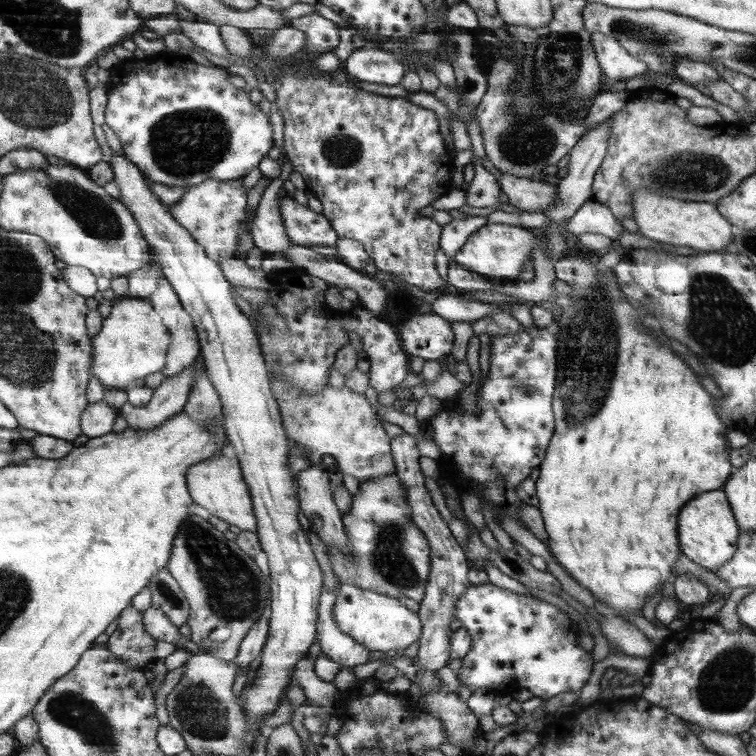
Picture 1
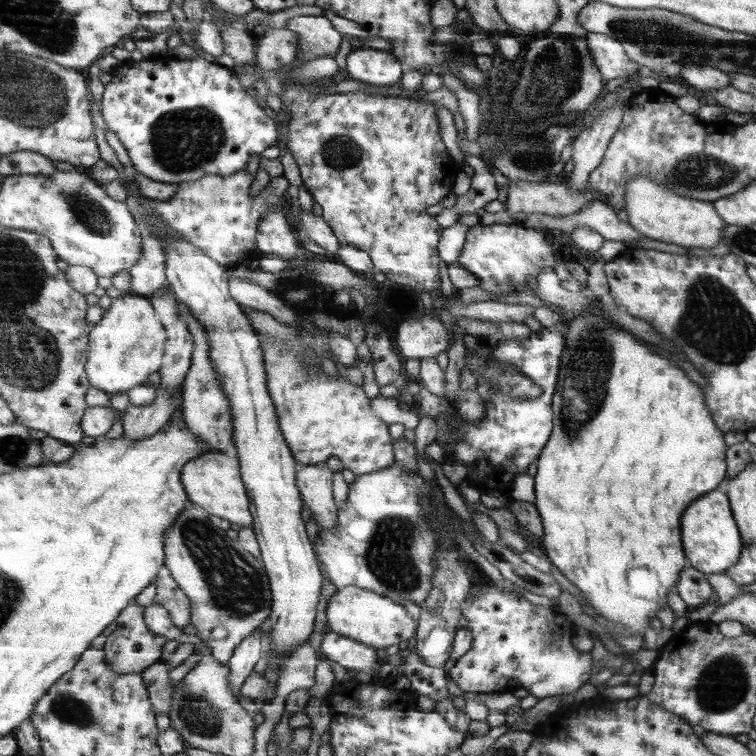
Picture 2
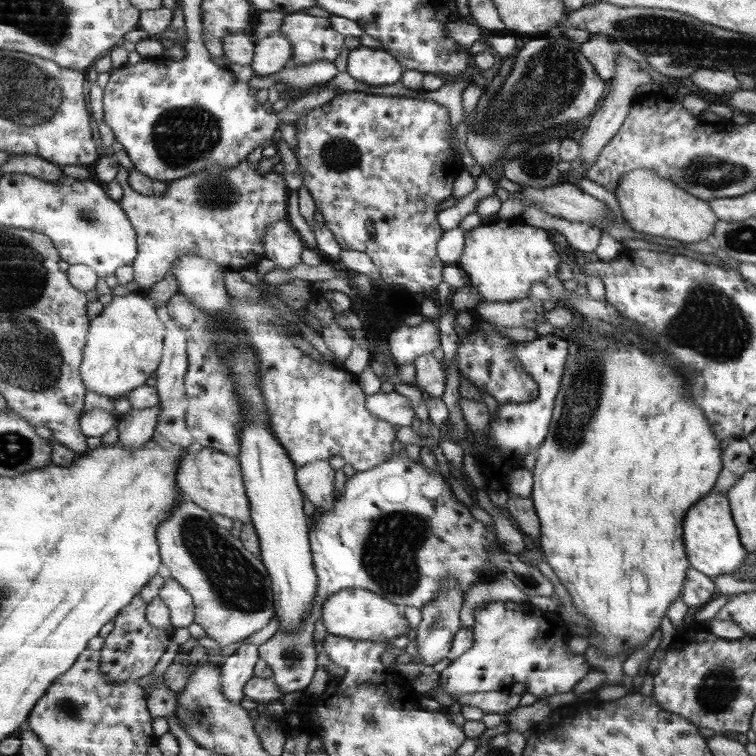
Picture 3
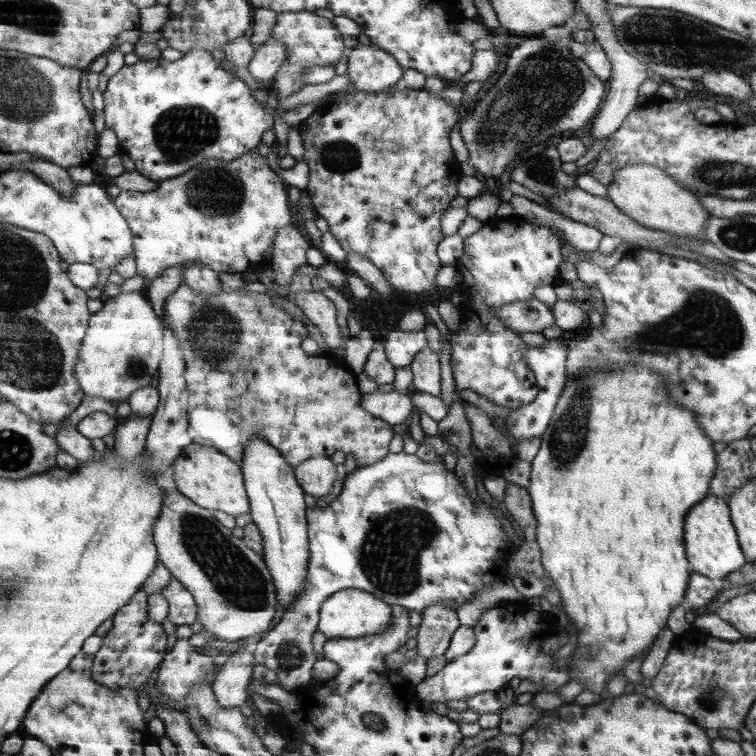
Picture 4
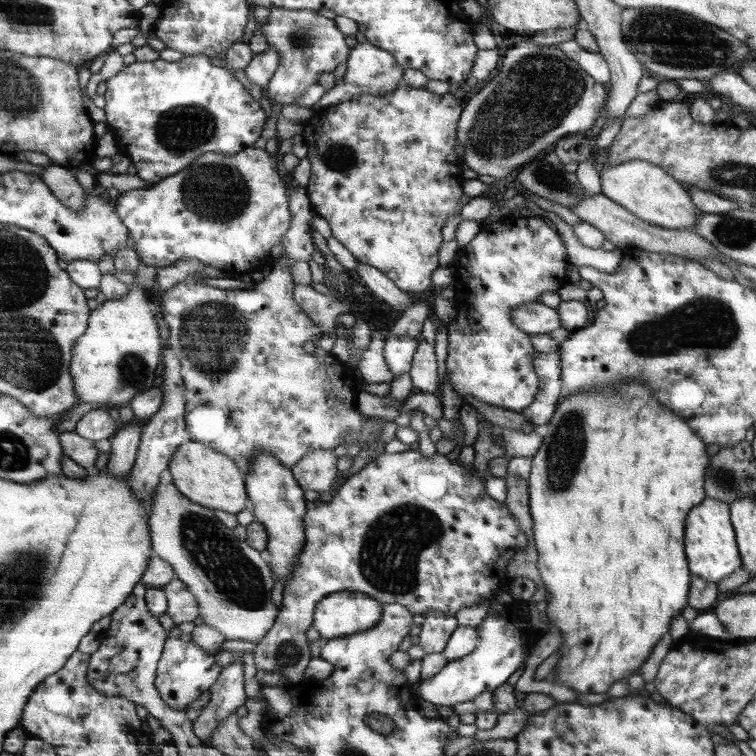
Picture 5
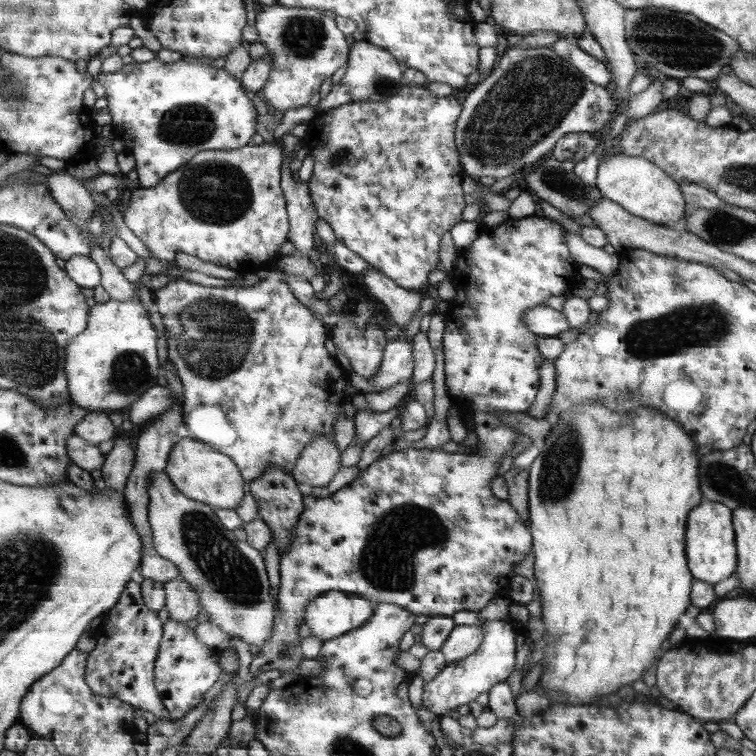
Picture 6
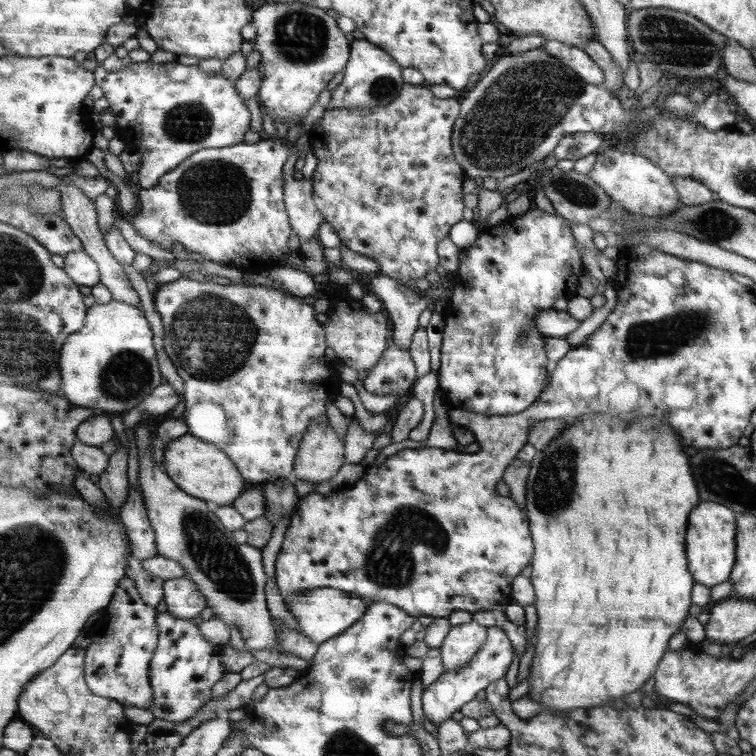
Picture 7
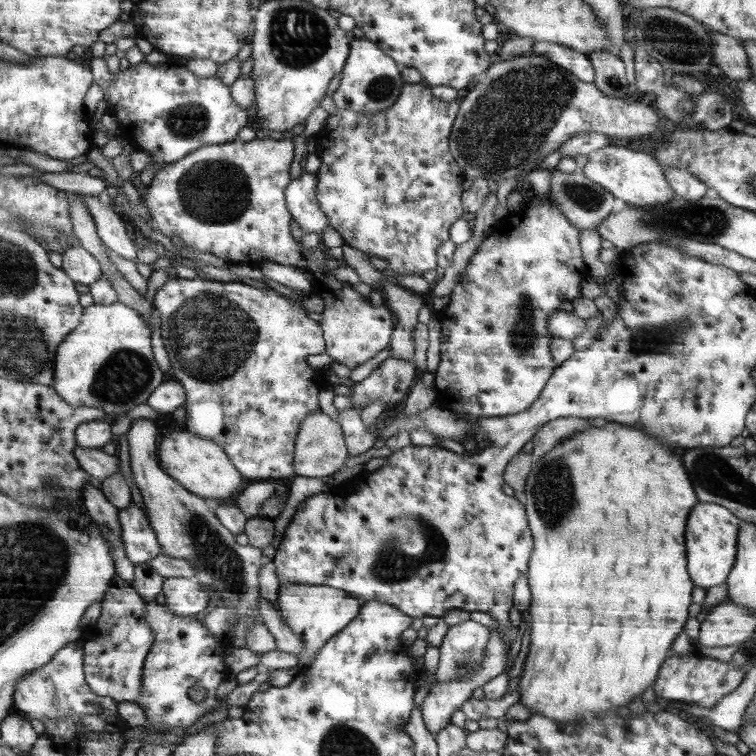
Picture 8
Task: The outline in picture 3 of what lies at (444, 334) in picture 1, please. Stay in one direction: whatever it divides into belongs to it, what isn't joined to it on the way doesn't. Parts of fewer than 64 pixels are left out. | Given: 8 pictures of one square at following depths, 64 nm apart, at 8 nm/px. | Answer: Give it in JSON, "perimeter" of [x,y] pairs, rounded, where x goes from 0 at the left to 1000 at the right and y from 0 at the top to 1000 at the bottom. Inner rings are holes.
{"perimeter":[[[565,422],[544,433],[528,431],[512,444],[509,459],[520,480],[545,480],[552,471],[570,468],[582,459],[579,433]]]}

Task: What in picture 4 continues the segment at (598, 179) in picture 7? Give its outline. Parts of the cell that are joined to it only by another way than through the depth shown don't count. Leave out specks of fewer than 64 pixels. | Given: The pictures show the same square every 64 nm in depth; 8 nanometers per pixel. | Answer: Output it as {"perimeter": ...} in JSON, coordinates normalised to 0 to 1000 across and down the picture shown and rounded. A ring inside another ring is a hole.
{"perimeter":[[[853,217],[821,222],[812,229],[812,235],[800,247],[803,247],[803,262],[827,286],[832,286],[843,296],[848,296],[847,299],[860,304],[877,306],[890,313],[930,315],[933,291],[938,290],[938,280],[933,279],[917,255],[897,245],[873,224]]]}

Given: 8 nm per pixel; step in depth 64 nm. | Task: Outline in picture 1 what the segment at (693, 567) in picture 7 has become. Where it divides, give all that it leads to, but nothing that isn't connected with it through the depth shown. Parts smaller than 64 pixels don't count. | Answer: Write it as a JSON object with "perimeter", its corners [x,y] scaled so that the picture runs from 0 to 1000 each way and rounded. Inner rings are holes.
{"perimeter":[[[955,647],[927,651],[927,656],[919,655],[911,660],[911,667],[906,667],[906,672],[901,672],[896,693],[896,709],[901,709],[898,714],[901,734],[937,757],[970,738],[978,706],[978,694]]]}

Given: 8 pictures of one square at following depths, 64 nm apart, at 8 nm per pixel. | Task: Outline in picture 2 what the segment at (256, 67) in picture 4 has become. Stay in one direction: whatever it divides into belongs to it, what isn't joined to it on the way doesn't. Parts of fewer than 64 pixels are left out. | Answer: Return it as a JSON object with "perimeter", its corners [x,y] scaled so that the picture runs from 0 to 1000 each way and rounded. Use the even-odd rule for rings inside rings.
{"perimeter":[[[374,36],[370,38],[352,38],[337,49],[337,86],[348,93],[369,93],[372,87],[385,83],[393,66],[393,49],[388,41]]]}

